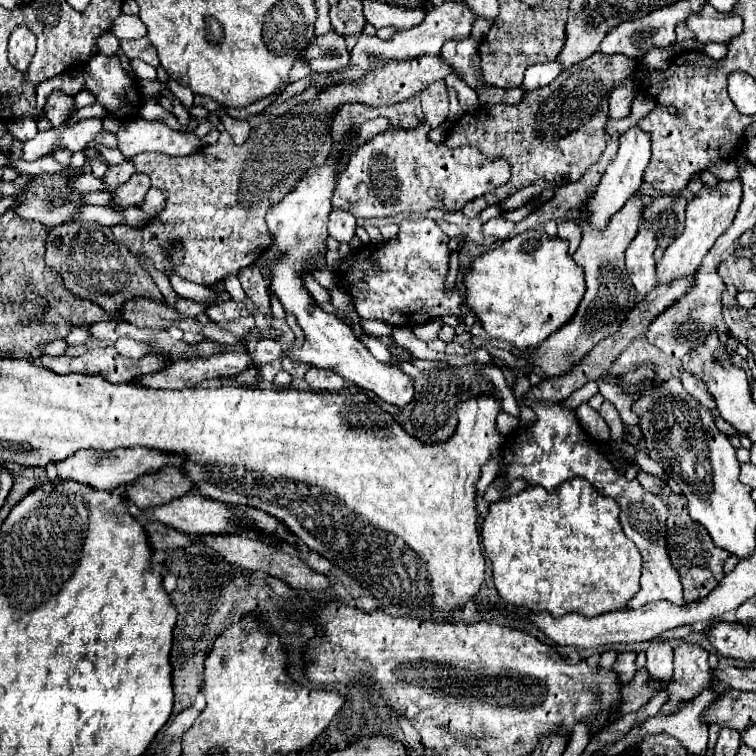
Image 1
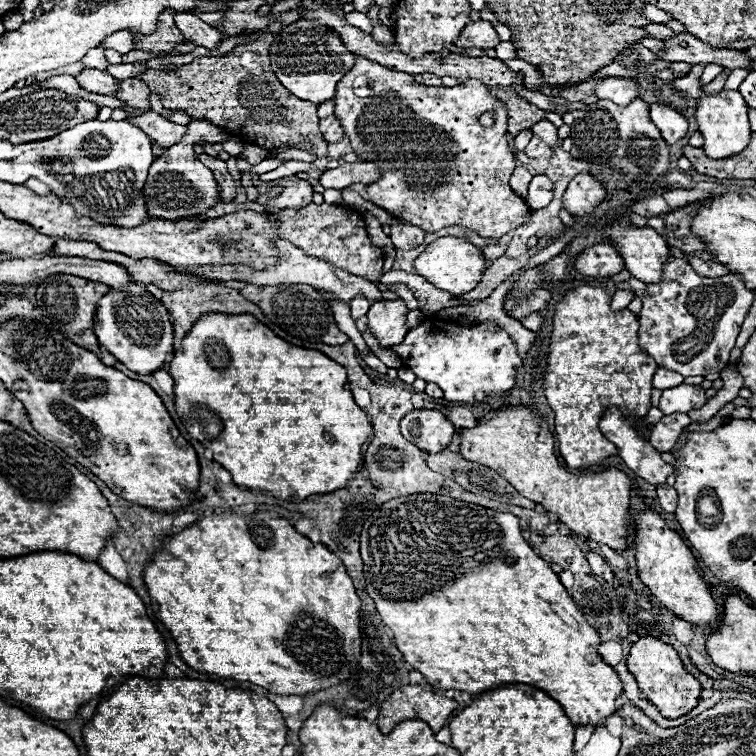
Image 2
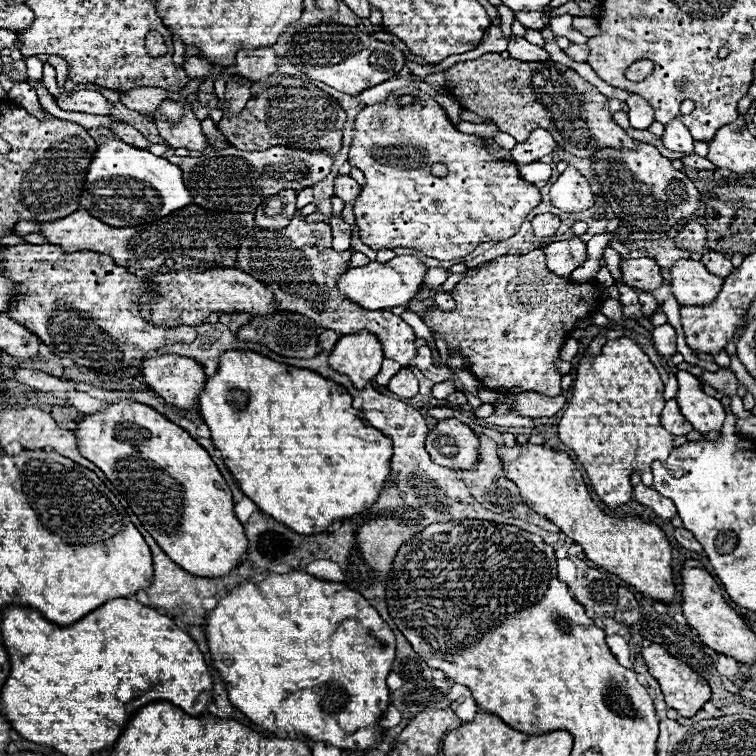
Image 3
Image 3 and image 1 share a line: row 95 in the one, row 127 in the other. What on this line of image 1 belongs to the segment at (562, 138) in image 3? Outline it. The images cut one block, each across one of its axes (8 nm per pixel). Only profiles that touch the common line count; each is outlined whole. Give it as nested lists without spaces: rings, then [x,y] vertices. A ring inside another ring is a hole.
[[[596,52],[592,58],[564,70],[548,86],[526,92],[520,104],[480,106],[474,112],[462,114],[462,118],[448,130],[444,146],[476,146],[488,160],[504,158],[512,168],[510,180],[498,190],[468,202],[462,208],[464,216],[478,218],[486,206],[504,200],[508,194],[540,178],[558,188],[580,180],[582,174],[598,162],[606,148],[604,124],[608,120],[608,94],[612,88],[632,78],[632,66],[632,58]]]

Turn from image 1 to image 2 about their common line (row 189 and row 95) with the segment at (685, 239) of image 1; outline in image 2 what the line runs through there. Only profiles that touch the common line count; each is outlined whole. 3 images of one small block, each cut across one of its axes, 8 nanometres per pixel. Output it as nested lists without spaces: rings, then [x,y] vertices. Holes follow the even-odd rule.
[[[722,90],[716,96],[708,96],[702,94],[700,96],[700,104],[696,108],[696,122],[698,122],[698,130],[704,136],[704,152],[714,158],[728,158],[734,154],[740,154],[748,142],[750,142],[750,124],[748,124],[748,106],[742,98],[740,92],[736,90]]]

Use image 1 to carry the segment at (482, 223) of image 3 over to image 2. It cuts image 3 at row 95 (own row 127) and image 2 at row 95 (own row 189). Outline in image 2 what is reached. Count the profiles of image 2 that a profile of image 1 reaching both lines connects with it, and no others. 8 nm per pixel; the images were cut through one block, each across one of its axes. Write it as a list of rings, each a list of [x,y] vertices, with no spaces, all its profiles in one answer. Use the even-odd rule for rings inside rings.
[[[358,58],[356,66],[340,80],[334,102],[334,114],[340,120],[354,152],[362,160],[374,162],[380,168],[380,180],[368,184],[366,200],[384,208],[390,216],[400,222],[420,226],[426,232],[462,226],[482,238],[500,238],[530,222],[532,210],[508,184],[512,170],[516,168],[516,160],[506,138],[508,112],[482,82],[466,80],[452,88],[424,86],[418,84],[412,74],[396,72],[388,66]],[[488,110],[496,114],[496,122],[490,128],[484,128],[478,118]]]

